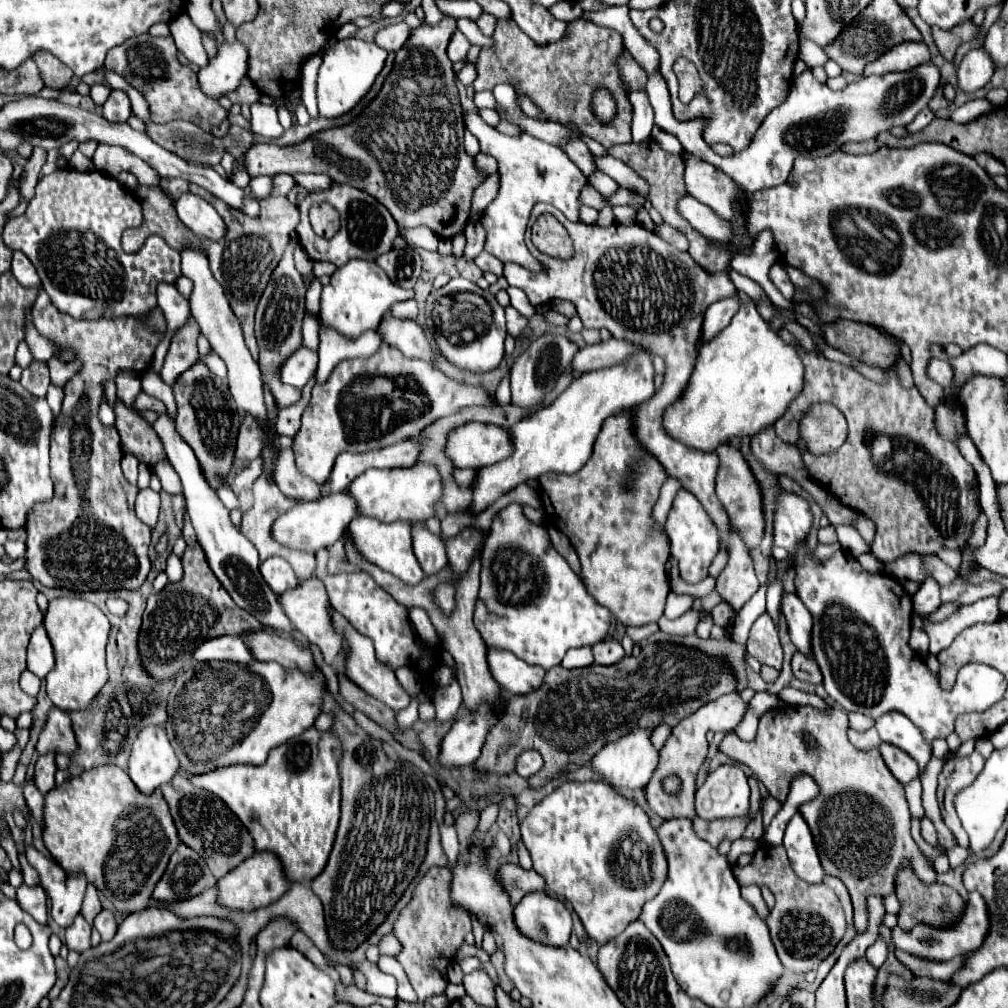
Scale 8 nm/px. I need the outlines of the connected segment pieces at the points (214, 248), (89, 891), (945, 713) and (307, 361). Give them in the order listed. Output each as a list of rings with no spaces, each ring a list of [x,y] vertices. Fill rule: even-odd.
[[[190,183],[190,191],[204,197],[210,205],[214,205],[216,211],[224,217],[224,221],[228,225],[224,239],[220,239],[220,241],[202,239],[202,243],[208,253],[212,273],[214,273],[216,281],[222,285],[230,305],[234,305],[234,297],[238,297],[238,319],[240,319],[240,325],[244,331],[244,339],[246,339],[246,345],[248,345],[254,361],[258,361],[258,345],[256,345],[256,337],[254,337],[254,313],[256,313],[258,301],[262,297],[262,291],[268,285],[272,271],[276,269],[278,261],[282,259],[282,253],[286,251],[286,245],[290,243],[290,231],[298,225],[298,207],[294,203],[290,203],[286,197],[266,197],[266,199],[260,199],[260,215],[250,217],[242,211],[230,209],[230,205],[222,203],[222,199],[214,197],[212,193],[208,193],[206,189],[202,189],[194,183]]]
[[[94,885],[86,887],[86,897],[84,897],[84,905],[82,905],[82,913],[84,917],[92,923],[92,919],[102,911],[100,899],[98,899],[98,889]]]
[[[800,541],[794,549],[794,571],[796,571],[796,595],[802,599],[802,603],[808,607],[814,619],[812,637],[810,637],[812,659],[818,663],[824,675],[824,687],[828,695],[842,709],[858,711],[872,719],[878,719],[888,711],[900,711],[922,731],[928,745],[932,745],[936,737],[948,737],[954,731],[954,719],[958,717],[958,713],[986,711],[1004,697],[1006,677],[1002,677],[998,669],[982,663],[964,665],[958,671],[954,689],[942,691],[936,675],[928,671],[922,657],[908,645],[912,603],[910,603],[910,595],[902,589],[902,585],[894,577],[874,573],[874,583],[872,583],[872,575],[864,571],[858,559],[854,559],[852,555],[848,553],[844,555],[844,551],[838,549],[832,553],[830,559],[822,561],[814,555],[814,551],[808,547],[806,541]]]
[[[300,347],[280,369],[282,381],[302,389],[310,377],[314,377],[316,373],[316,365],[318,365],[318,353],[308,349],[308,347]]]

